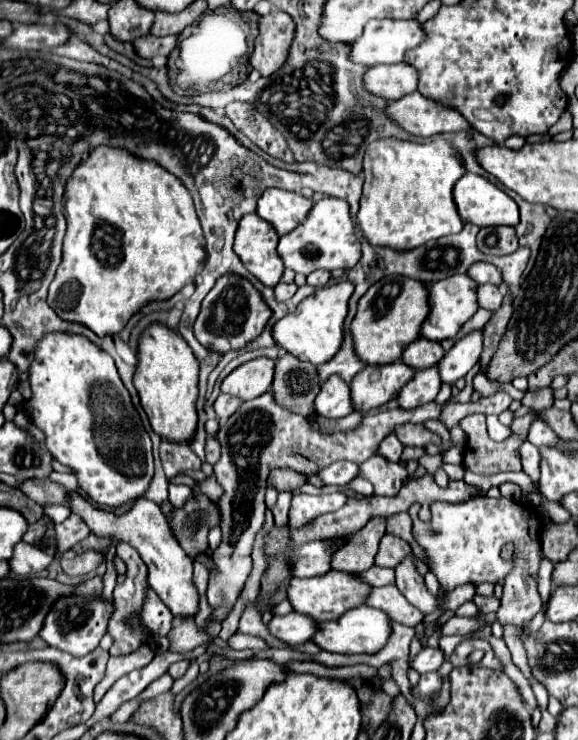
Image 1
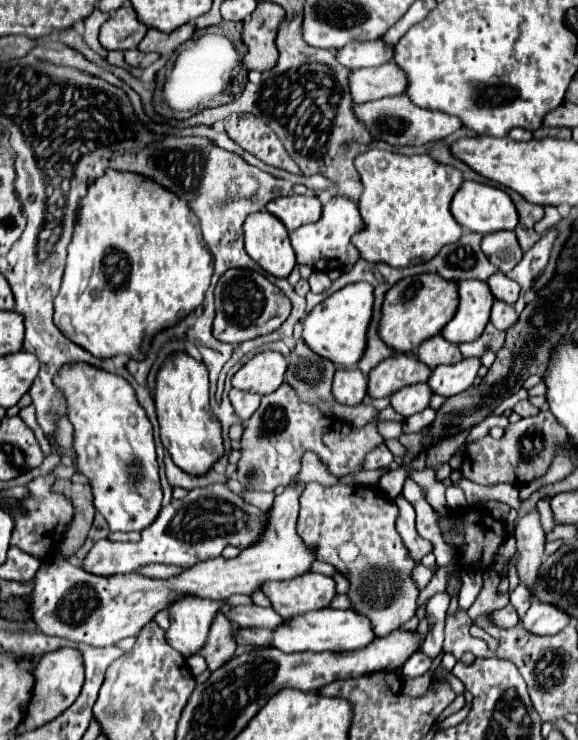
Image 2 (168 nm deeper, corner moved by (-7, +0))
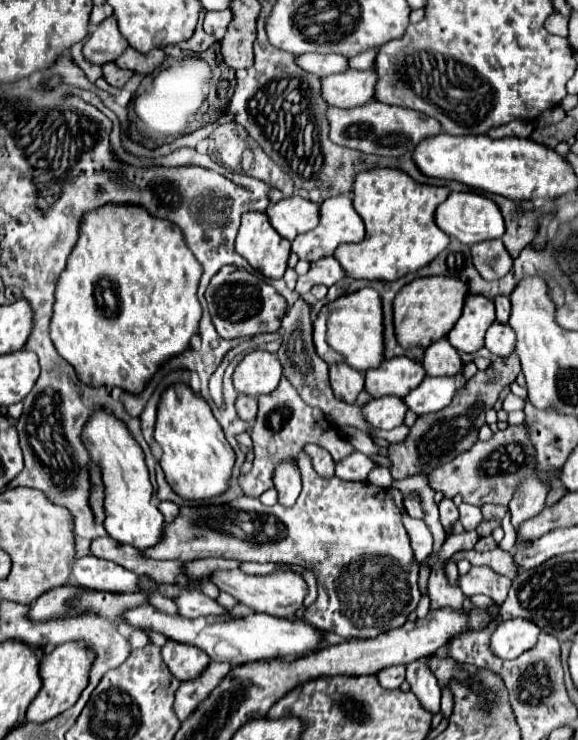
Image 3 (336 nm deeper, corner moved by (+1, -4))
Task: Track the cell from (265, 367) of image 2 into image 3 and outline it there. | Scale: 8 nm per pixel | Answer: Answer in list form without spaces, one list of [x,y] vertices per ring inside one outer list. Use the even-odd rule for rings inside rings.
[[[261,349],[247,353],[233,373],[233,385],[237,393],[251,397],[271,393],[279,385],[279,379],[281,379],[281,363],[277,355]]]

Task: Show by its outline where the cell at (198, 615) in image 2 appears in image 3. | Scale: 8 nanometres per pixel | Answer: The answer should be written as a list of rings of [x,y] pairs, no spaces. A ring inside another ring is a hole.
[[[171,639],[161,647],[161,655],[171,673],[181,681],[197,677],[209,663],[209,655],[203,655],[199,647],[183,647],[181,643],[171,643]]]

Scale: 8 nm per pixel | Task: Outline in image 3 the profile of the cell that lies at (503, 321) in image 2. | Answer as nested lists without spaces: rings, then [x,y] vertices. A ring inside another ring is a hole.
[[[493,323],[487,329],[485,335],[485,347],[495,355],[495,357],[507,357],[515,349],[515,333],[511,331],[509,325],[503,323]]]

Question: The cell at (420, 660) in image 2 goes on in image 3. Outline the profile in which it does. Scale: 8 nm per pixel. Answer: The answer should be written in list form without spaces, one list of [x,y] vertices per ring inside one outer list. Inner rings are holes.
[[[393,665],[389,669],[383,669],[377,673],[379,683],[383,683],[383,687],[401,687],[401,683],[405,681],[405,665]]]

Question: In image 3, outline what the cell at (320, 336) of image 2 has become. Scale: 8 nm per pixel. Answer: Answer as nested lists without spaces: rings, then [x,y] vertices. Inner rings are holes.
[[[359,289],[327,303],[313,321],[313,343],[317,355],[327,363],[347,363],[357,371],[379,367],[383,361],[383,311],[375,289]]]

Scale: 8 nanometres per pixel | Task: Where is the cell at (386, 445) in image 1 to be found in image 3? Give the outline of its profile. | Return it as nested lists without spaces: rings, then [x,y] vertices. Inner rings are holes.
[[[355,451],[347,459],[337,463],[335,475],[343,481],[365,481],[369,471],[375,469],[375,467],[377,467],[377,463],[373,459],[369,459],[367,455]]]

